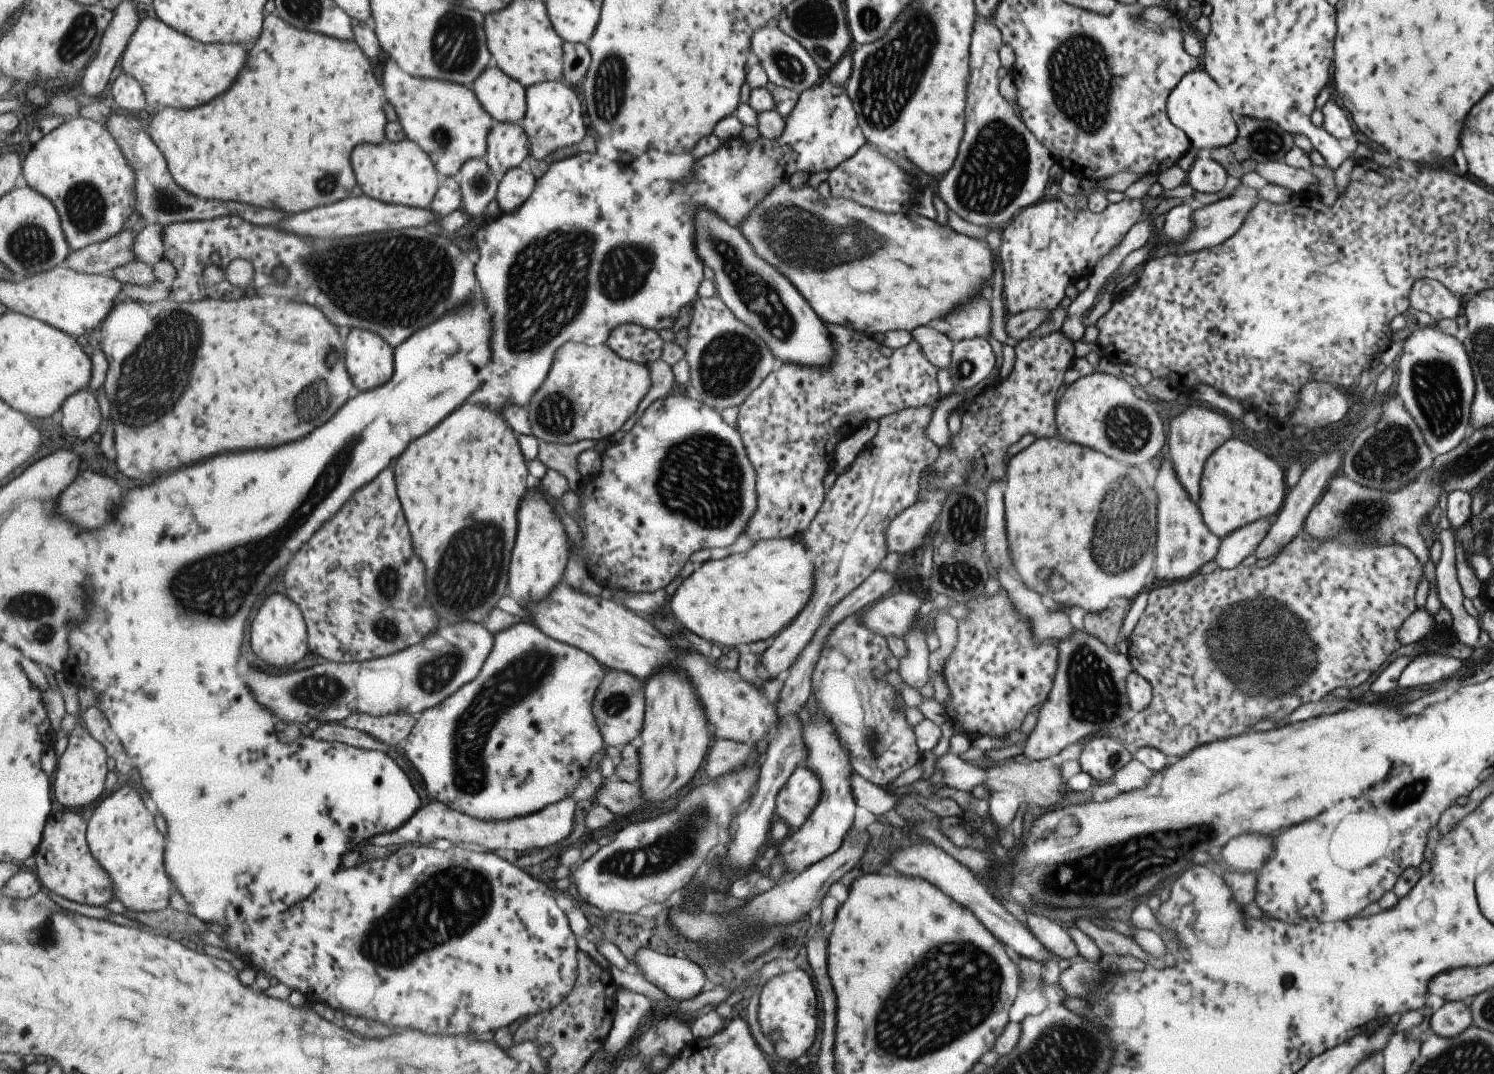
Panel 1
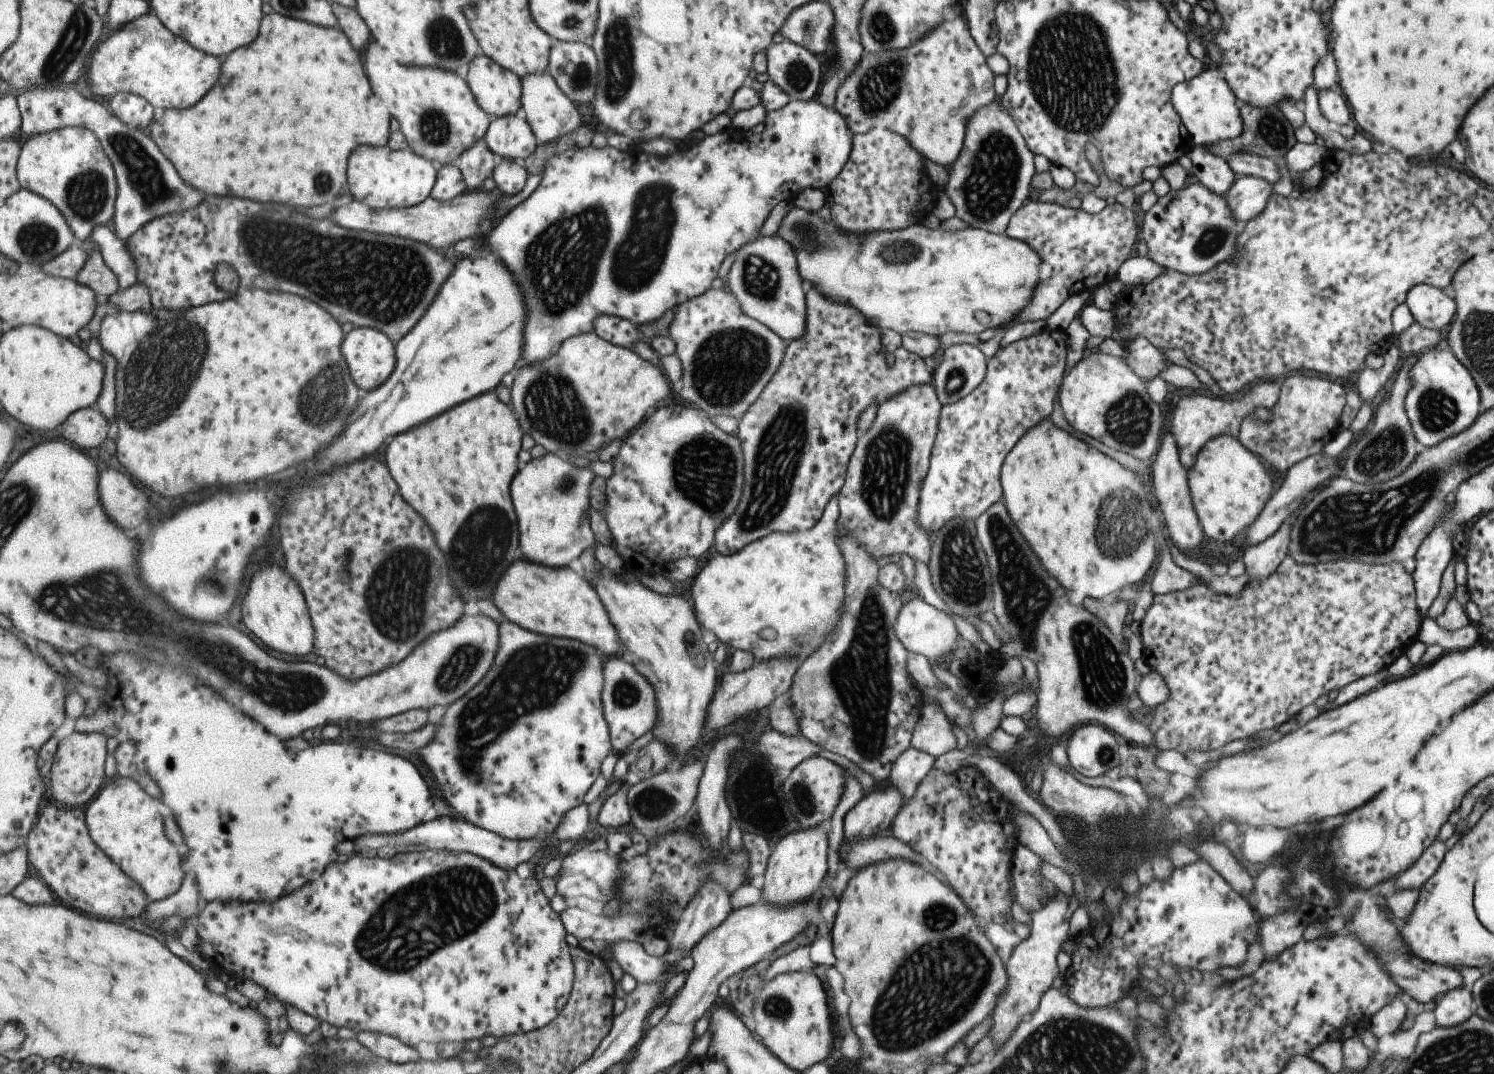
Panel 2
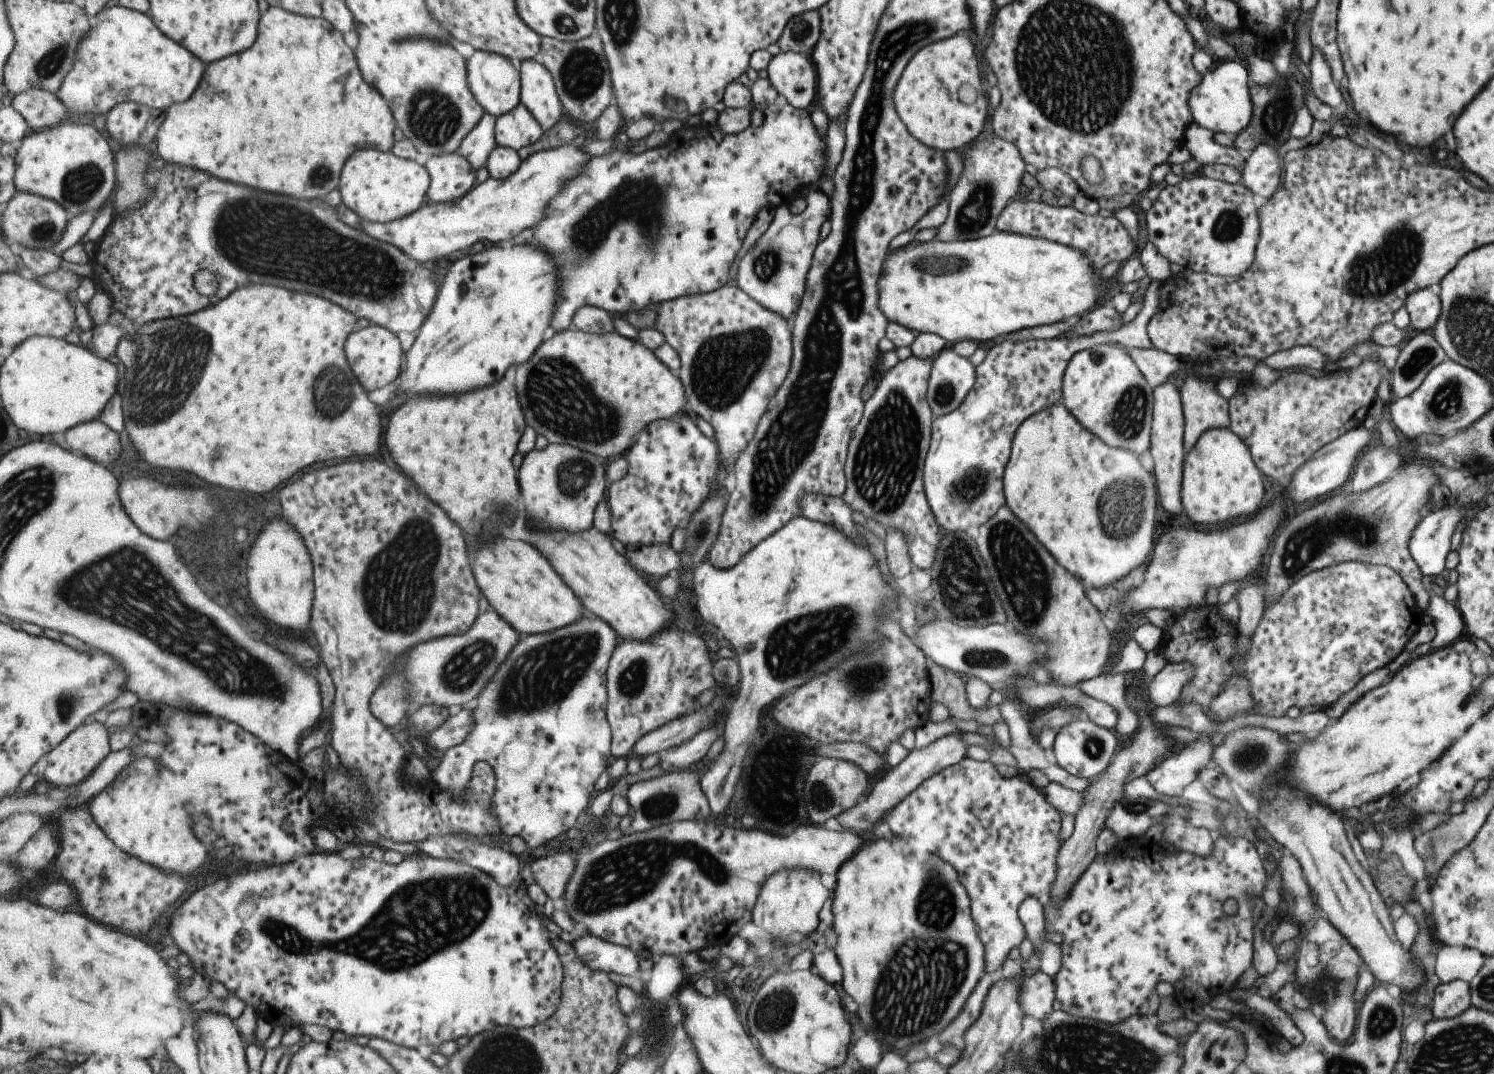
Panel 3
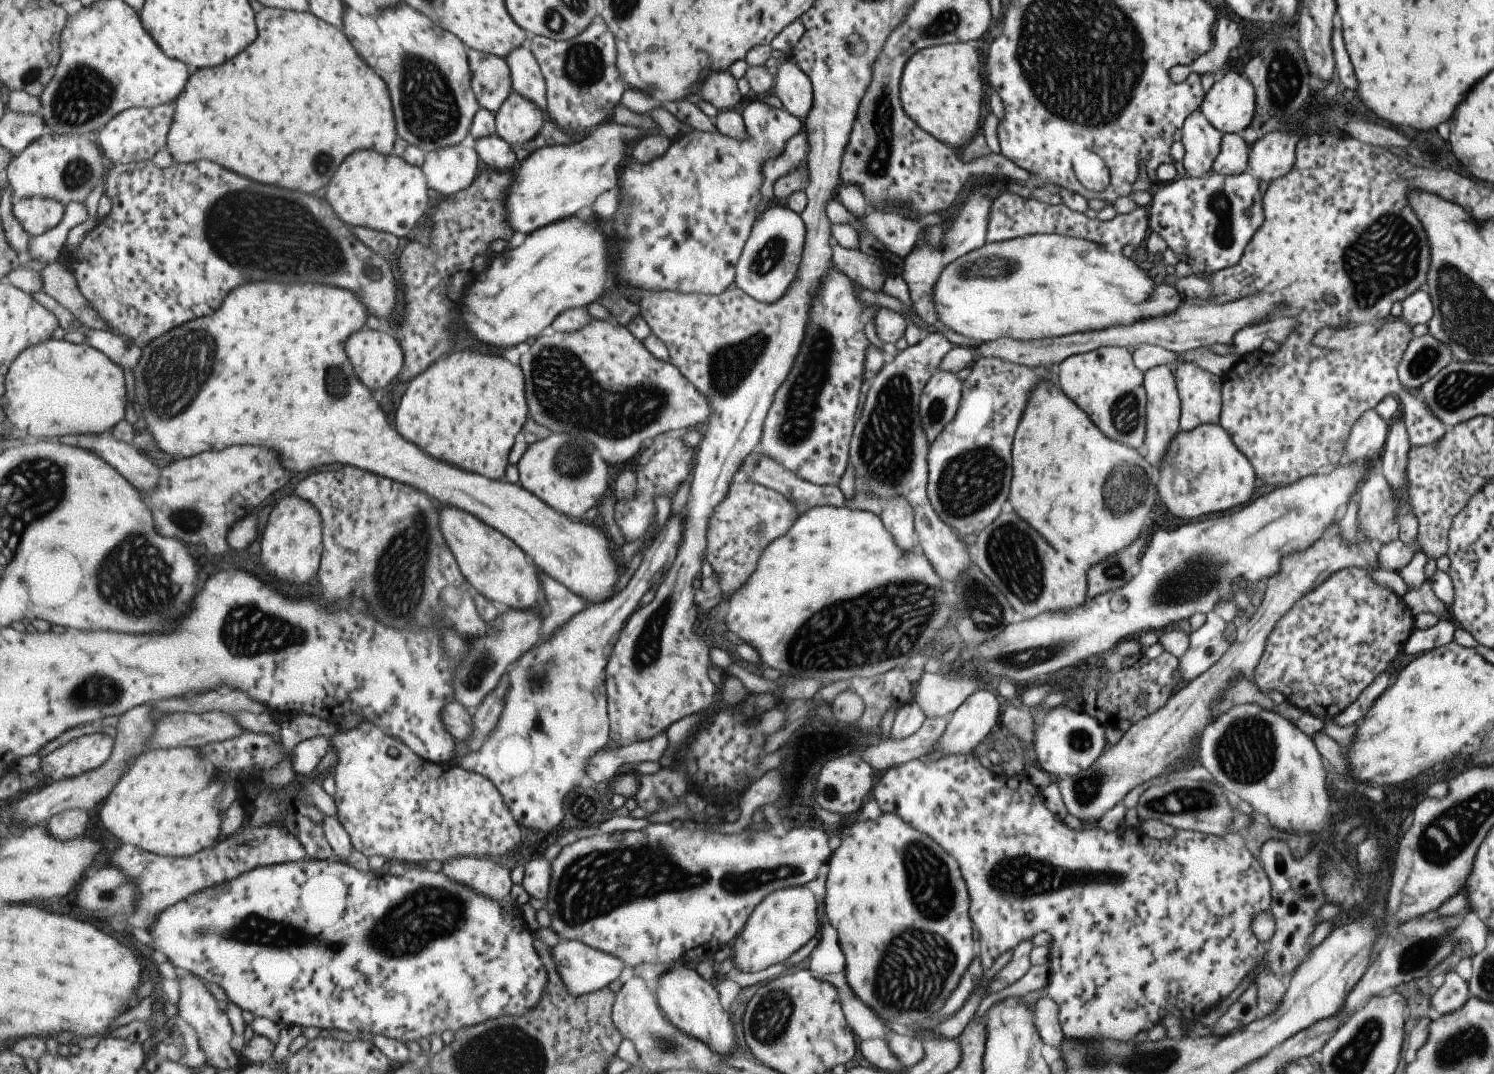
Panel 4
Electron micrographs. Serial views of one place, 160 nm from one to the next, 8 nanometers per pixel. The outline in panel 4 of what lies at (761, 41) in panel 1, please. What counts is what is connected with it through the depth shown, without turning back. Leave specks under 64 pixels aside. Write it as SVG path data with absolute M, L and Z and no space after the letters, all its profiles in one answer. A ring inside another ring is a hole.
M790 60L777 65L773 83L771 94L779 98L783 109L803 122L812 105L812 86L807 75L803 74L803 71L799 70L799 67Z

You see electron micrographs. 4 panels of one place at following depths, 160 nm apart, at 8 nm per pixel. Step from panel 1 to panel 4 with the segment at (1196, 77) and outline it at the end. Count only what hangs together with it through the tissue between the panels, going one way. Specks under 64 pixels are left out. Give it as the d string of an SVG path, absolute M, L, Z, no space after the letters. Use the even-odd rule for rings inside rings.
M1229 71L1211 85L1199 108L1215 130L1236 133L1249 126L1254 102L1251 83L1242 74Z

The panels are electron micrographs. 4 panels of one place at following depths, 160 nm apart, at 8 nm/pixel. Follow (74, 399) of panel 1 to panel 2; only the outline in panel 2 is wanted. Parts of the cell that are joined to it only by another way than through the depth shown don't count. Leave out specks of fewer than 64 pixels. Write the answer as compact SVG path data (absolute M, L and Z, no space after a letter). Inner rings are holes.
M95 406L73 413L62 424L62 436L81 448L99 448L110 437L109 419Z

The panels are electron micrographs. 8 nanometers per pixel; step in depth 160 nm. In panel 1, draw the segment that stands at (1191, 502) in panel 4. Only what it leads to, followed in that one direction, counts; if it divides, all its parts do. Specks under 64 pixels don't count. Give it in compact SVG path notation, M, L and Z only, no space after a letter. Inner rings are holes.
M1237 438L1227 439L1203 463L1198 484L1198 506L1205 526L1219 540L1243 525L1271 518L1286 497L1287 486L1281 468L1262 451Z

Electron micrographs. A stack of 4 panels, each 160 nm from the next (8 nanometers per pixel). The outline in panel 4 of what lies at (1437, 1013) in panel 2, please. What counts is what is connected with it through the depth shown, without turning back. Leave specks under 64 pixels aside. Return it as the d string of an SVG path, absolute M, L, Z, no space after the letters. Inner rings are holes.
M1447 971L1441 986L1432 990L1430 1006L1440 1015L1447 1014L1461 1008L1469 998L1469 992L1467 981L1454 971Z

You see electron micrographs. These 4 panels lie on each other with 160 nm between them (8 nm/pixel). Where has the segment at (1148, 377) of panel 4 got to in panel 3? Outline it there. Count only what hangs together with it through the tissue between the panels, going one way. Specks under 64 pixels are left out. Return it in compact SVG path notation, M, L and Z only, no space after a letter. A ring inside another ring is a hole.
M1163 381L1152 388L1152 421L1150 422L1149 454L1153 459L1153 478L1156 484L1157 502L1167 512L1180 512L1180 480L1182 477L1182 432L1184 418L1180 394L1171 382Z

